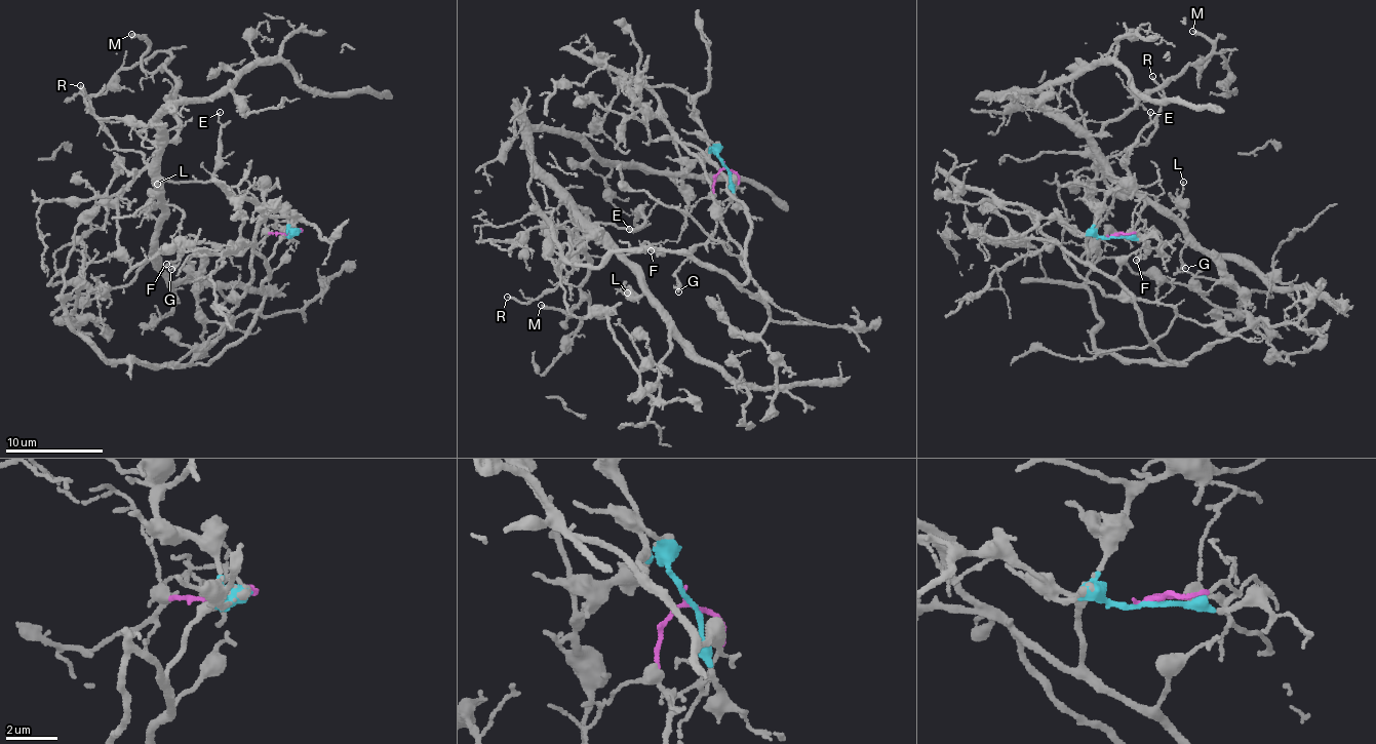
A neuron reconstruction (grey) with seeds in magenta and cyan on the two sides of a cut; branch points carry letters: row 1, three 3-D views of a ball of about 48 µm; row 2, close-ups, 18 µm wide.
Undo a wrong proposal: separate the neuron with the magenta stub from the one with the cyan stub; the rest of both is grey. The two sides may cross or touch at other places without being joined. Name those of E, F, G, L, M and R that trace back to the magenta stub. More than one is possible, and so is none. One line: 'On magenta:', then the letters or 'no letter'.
On magenta: G

